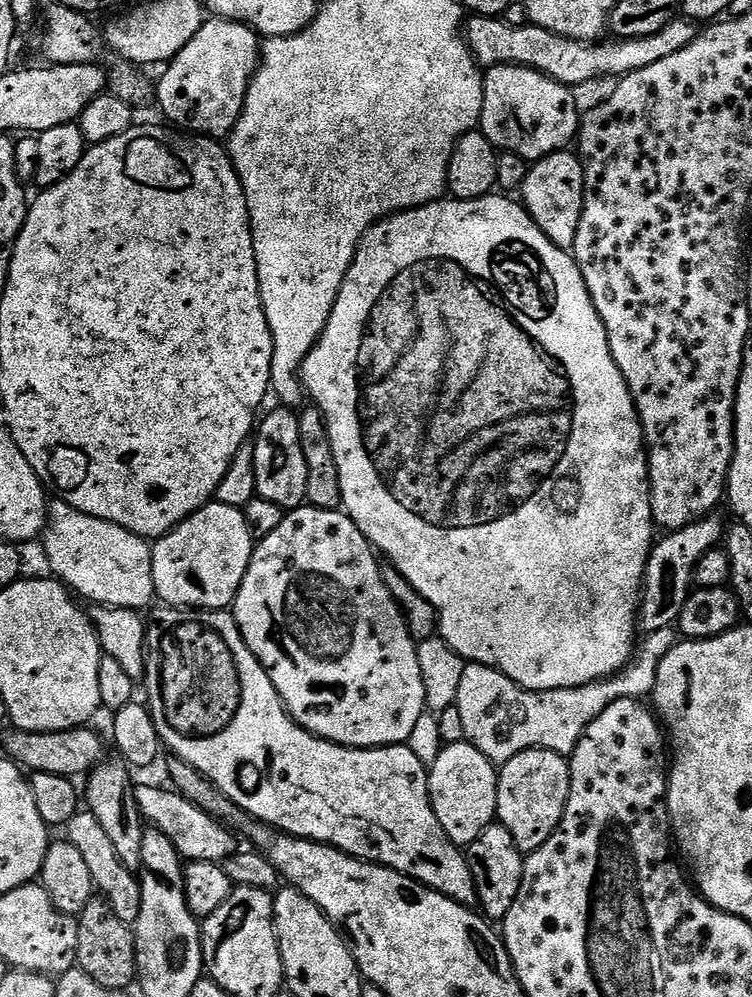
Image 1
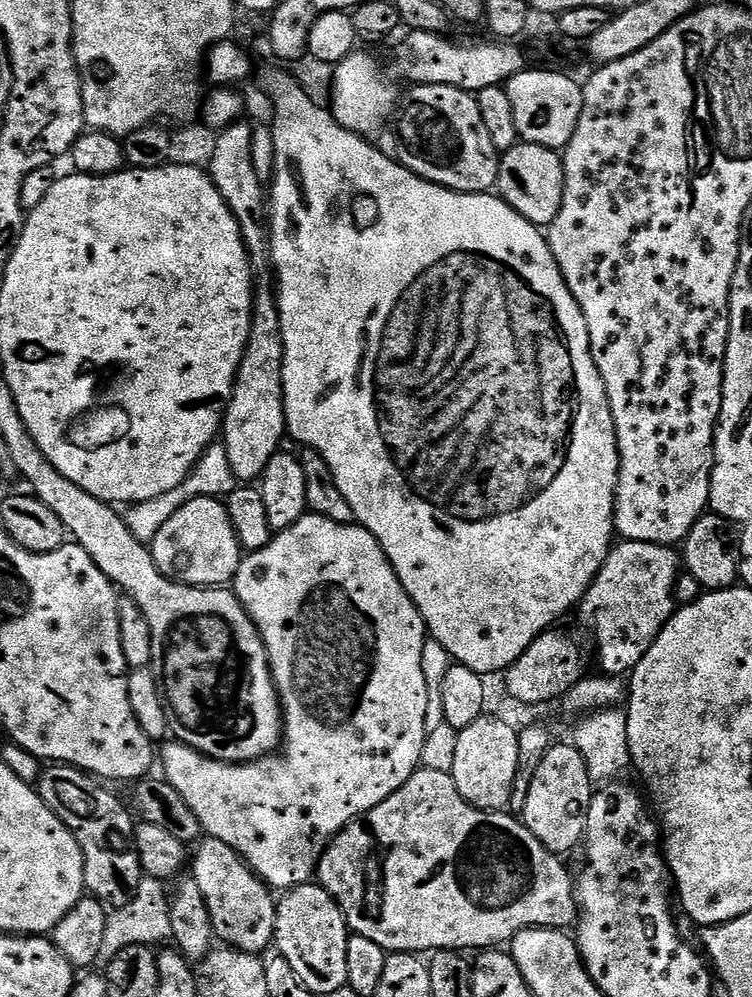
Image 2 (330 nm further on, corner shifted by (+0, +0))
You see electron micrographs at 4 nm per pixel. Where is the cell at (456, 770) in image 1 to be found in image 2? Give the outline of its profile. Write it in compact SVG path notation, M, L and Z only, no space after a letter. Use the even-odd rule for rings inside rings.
M485 714L470 726L459 729L458 750L454 750L452 777L458 786L458 794L468 804L484 808L487 812L499 812L509 807L515 774L518 772L517 729L504 720Z

